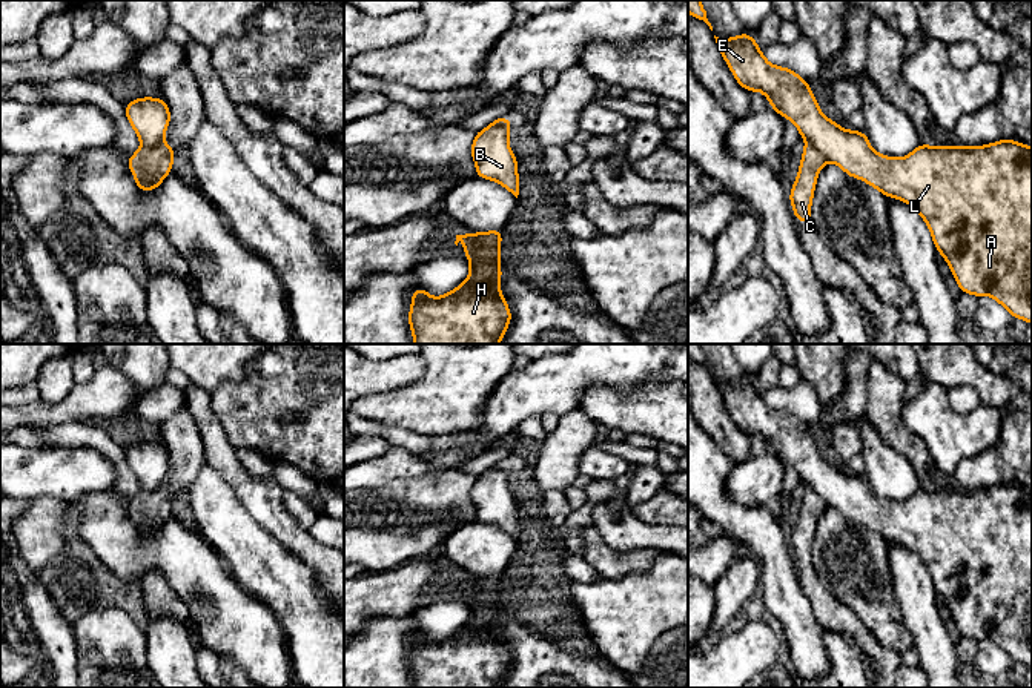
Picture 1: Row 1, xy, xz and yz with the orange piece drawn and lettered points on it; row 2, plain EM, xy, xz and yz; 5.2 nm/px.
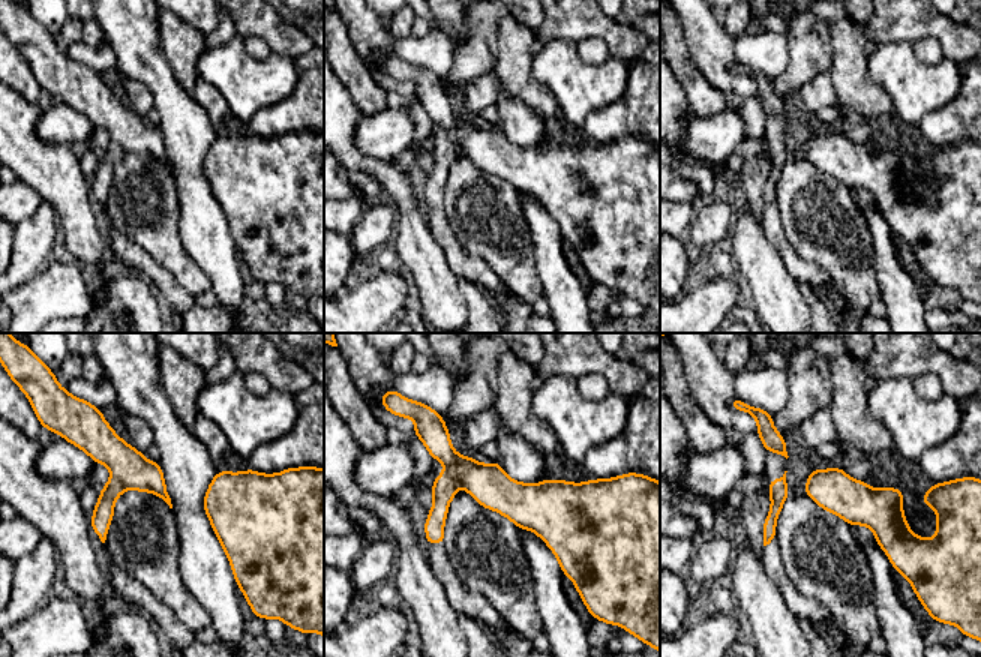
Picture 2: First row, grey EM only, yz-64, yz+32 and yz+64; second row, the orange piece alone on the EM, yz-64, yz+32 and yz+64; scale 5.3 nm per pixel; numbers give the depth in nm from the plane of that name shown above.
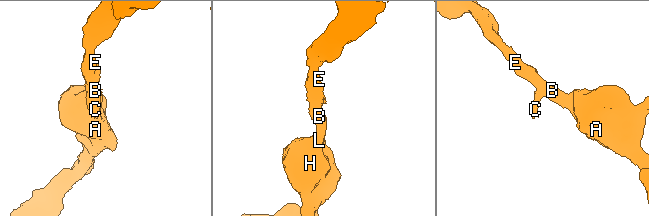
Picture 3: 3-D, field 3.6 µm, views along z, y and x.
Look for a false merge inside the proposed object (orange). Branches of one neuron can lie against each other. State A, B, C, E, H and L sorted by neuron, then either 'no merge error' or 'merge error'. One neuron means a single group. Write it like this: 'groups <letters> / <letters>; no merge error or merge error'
groups A B E H L / C; merge error

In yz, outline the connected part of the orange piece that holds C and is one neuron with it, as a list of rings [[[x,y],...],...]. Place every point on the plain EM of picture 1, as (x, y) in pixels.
[[[808,484],[800,502],[802,507],[799,518],[789,538],[789,545],[792,548],[799,570],[802,565],[812,565],[811,545],[814,541],[817,519],[819,514],[828,507],[825,499]]]

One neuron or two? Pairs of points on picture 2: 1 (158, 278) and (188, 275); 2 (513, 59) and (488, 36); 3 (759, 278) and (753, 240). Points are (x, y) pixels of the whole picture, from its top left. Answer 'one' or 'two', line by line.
1: two
2: two
3: one

